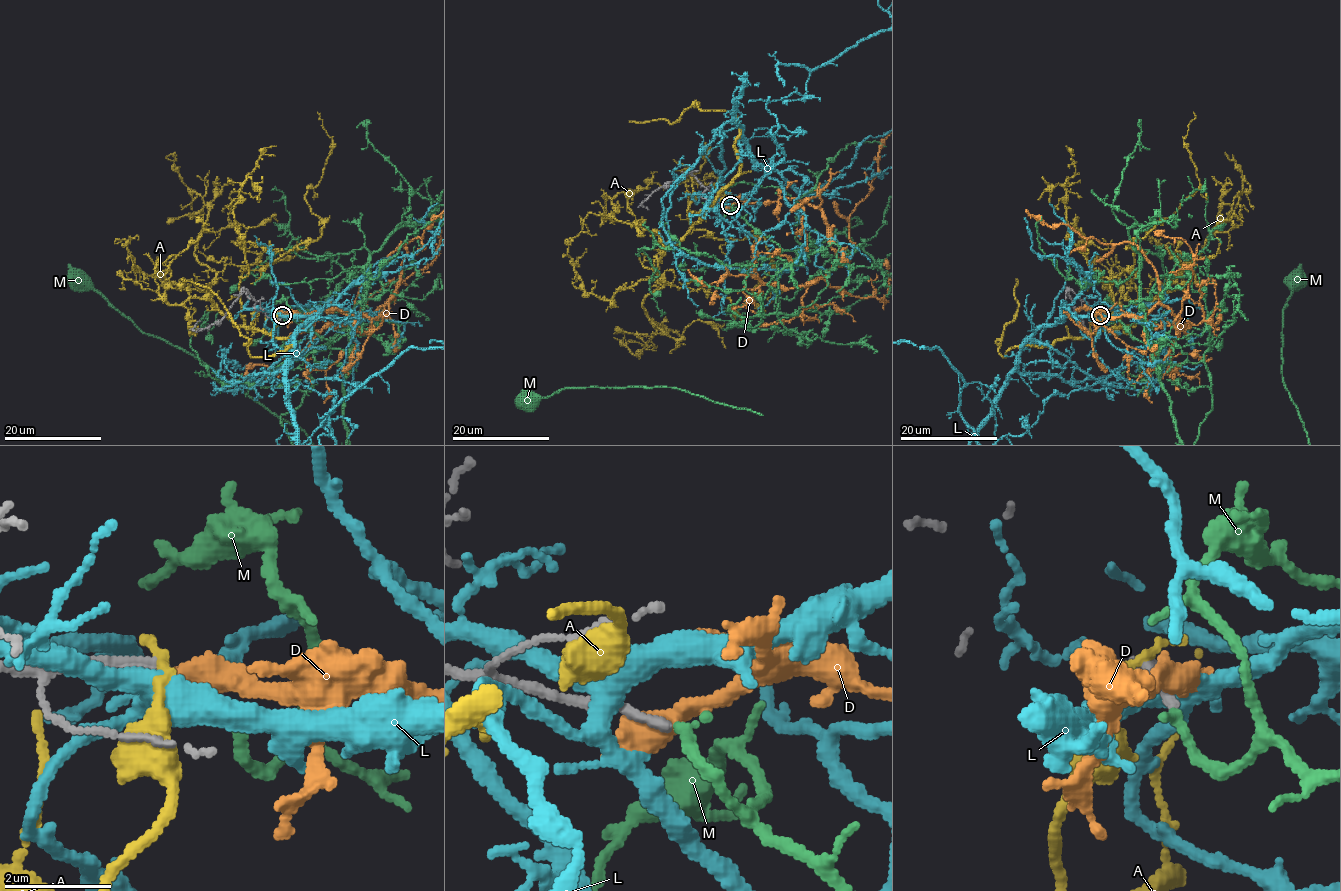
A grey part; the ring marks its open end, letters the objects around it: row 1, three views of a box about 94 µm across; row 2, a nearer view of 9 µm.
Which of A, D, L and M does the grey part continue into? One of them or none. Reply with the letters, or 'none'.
M

